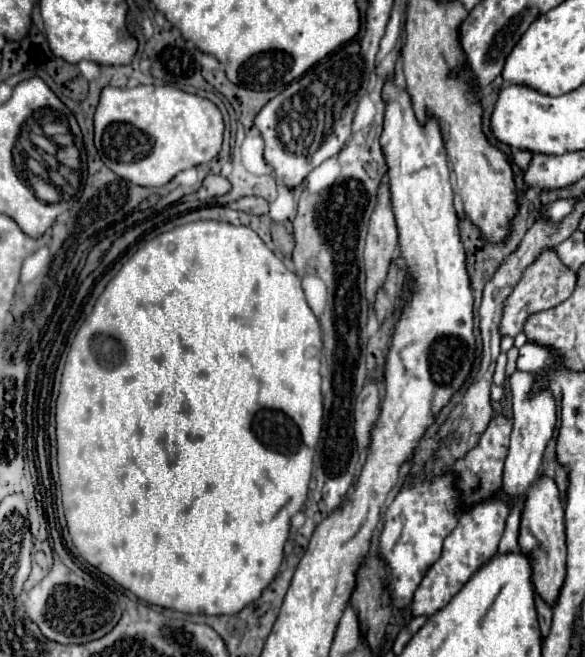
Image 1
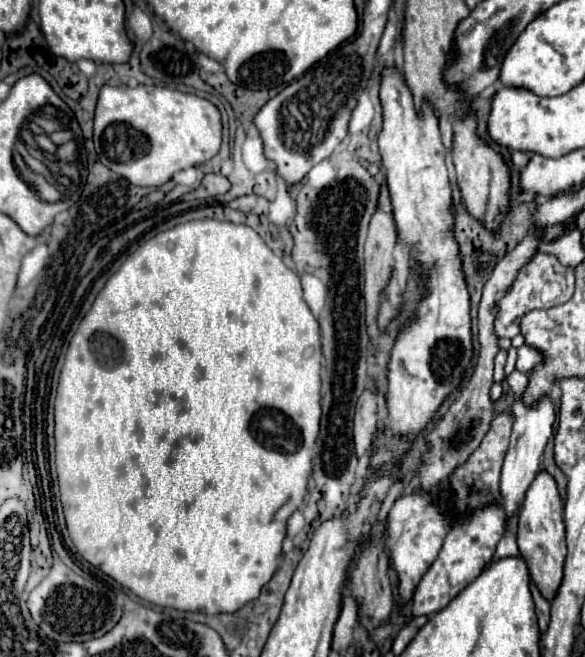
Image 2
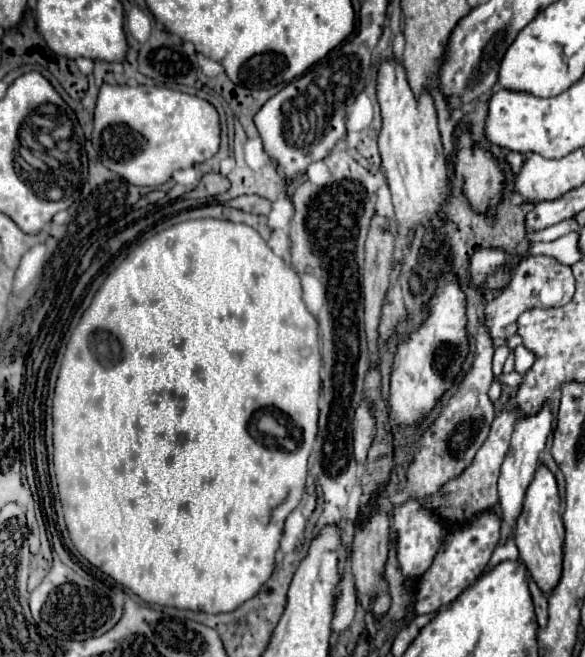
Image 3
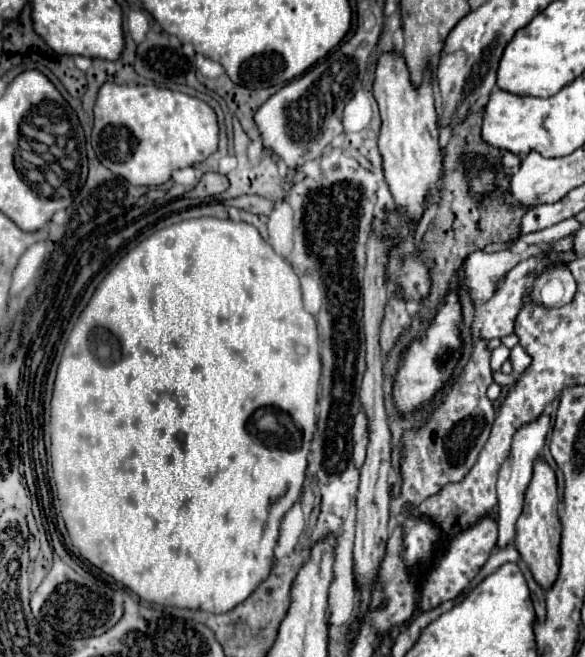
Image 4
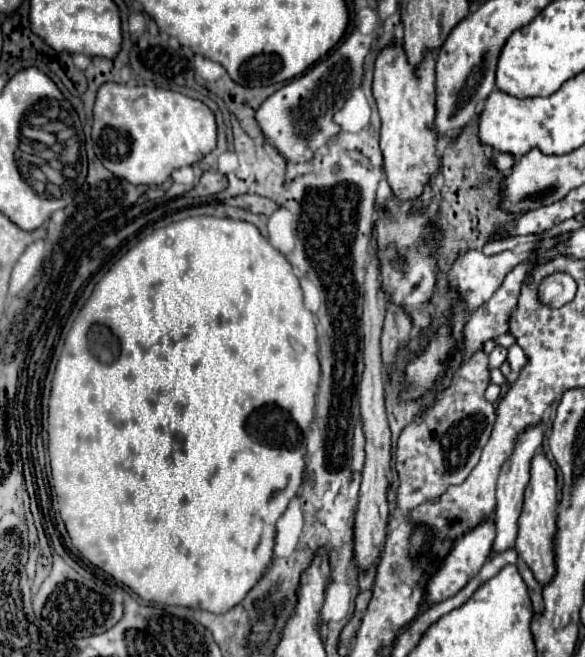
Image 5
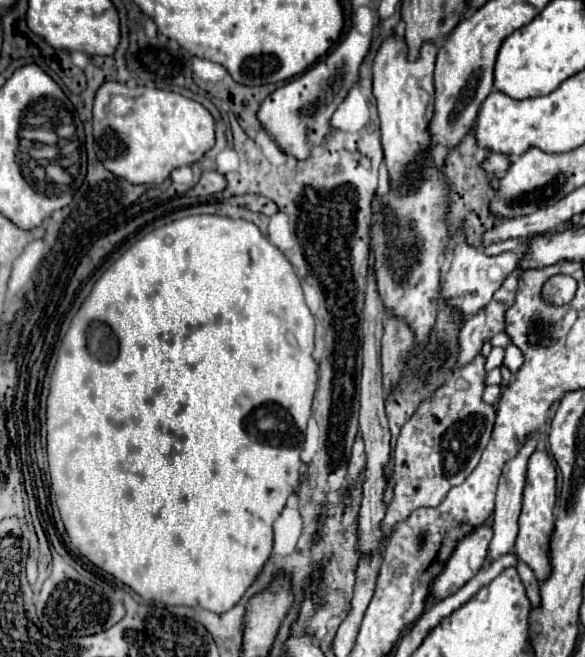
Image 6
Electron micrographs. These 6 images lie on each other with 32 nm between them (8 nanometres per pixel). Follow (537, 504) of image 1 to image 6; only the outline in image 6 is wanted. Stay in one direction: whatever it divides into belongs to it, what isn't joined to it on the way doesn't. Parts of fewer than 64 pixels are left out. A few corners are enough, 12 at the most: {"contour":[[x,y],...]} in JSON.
{"contour":[[544,450],[528,458],[516,556],[550,576],[556,470]]}

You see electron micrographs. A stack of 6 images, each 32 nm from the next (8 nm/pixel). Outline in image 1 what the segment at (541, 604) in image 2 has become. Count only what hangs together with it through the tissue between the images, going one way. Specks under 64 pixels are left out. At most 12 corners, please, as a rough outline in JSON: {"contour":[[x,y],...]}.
{"contour":[[536,592],[540,632],[550,632],[552,608]]}

